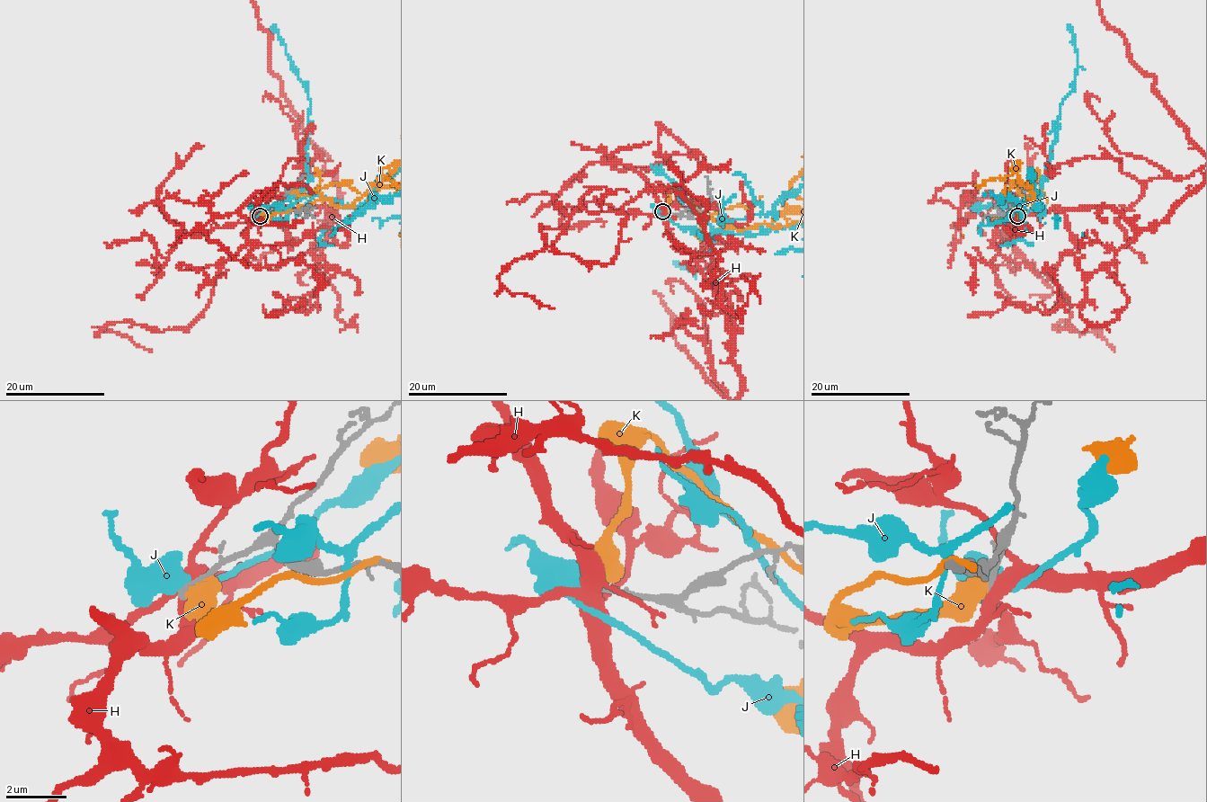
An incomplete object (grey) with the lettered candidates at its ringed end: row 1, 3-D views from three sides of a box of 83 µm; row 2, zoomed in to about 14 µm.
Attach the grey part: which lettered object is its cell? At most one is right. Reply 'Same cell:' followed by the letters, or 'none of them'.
Same cell: none of them

